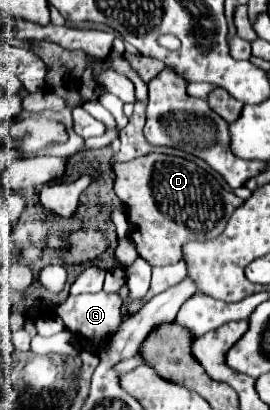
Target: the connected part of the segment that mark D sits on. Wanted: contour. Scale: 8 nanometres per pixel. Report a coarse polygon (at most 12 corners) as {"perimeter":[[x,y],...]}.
{"perimeter":[[114,160],[128,237],[150,265],[224,231],[242,203],[196,161]]}

